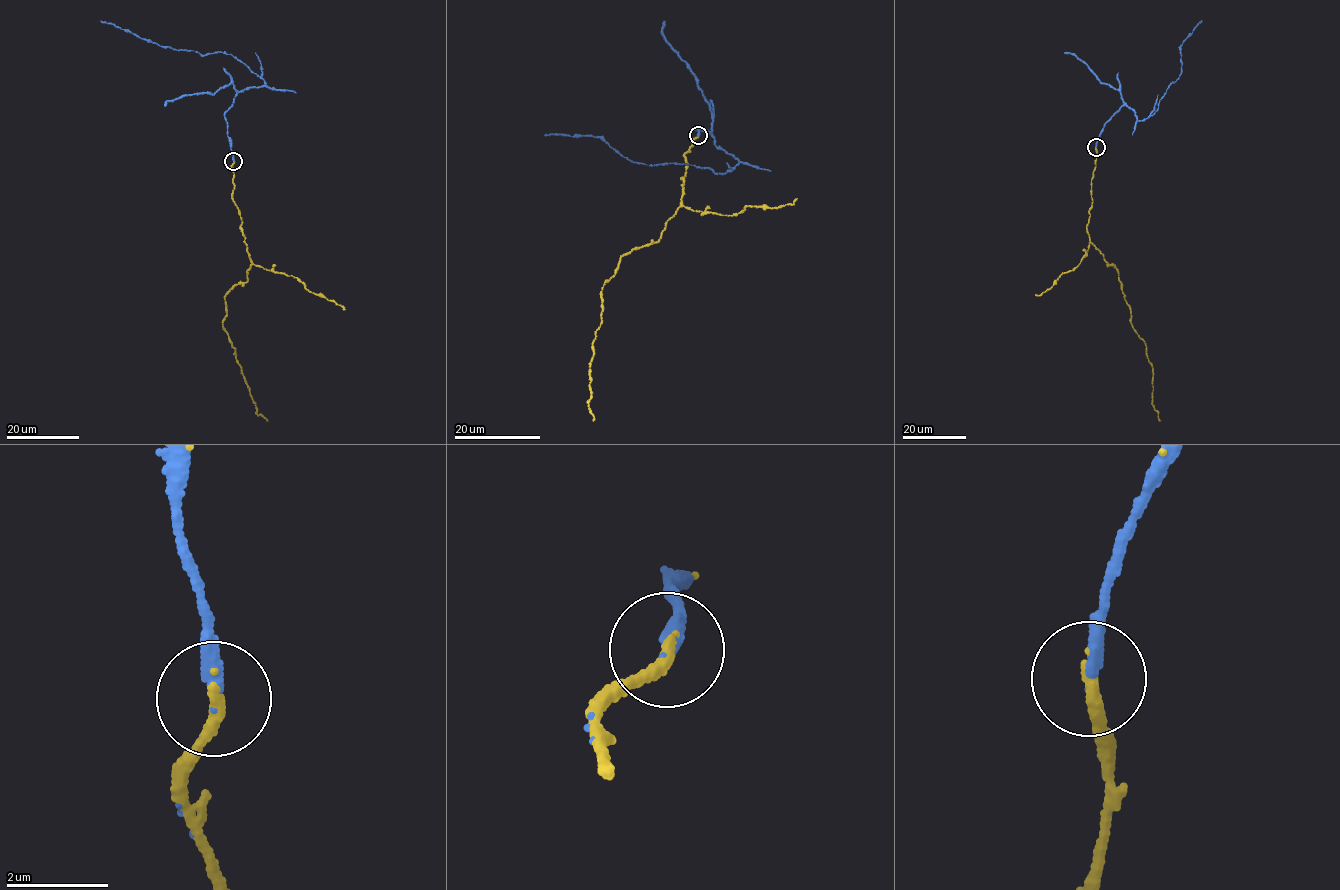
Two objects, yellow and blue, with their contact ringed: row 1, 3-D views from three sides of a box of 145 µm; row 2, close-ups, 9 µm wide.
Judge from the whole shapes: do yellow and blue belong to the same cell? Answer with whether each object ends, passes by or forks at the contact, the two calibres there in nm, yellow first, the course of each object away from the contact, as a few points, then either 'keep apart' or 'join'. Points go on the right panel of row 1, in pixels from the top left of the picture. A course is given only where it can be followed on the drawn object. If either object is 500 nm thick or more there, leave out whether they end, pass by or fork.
yellow ends | blue ends | 280/280 nm | yellow via (1095, 147), (1089, 240), (1118, 273), (1131, 324), (1152, 365), (1152, 406), (1160, 421) | blue via (1095, 147), (1104, 124), (1119, 108), (1126, 105), (1144, 120), (1157, 110), (1182, 70), (1180, 47), (1202, 21) | join

